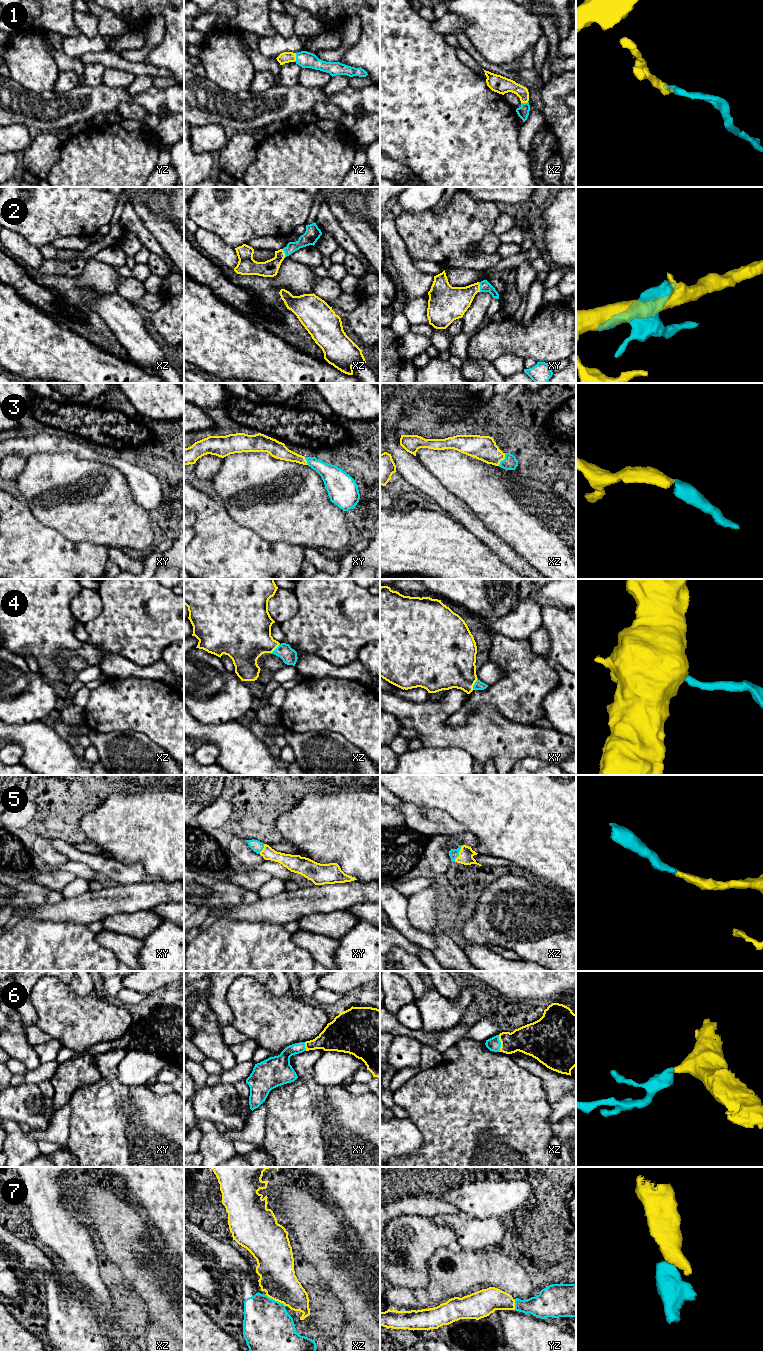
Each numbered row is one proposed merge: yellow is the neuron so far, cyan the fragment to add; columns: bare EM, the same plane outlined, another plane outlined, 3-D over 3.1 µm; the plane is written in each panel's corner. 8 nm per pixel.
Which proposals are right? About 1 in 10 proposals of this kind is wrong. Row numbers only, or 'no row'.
1, 2, 3, 4, 5, 6, 7

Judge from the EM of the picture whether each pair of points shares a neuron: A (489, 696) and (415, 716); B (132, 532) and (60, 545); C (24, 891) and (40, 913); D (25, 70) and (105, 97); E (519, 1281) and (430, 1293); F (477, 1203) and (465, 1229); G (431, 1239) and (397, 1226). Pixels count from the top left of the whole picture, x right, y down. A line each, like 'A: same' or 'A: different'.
A: different
B: different
C: different
D: different
E: same
F: different
G: same

